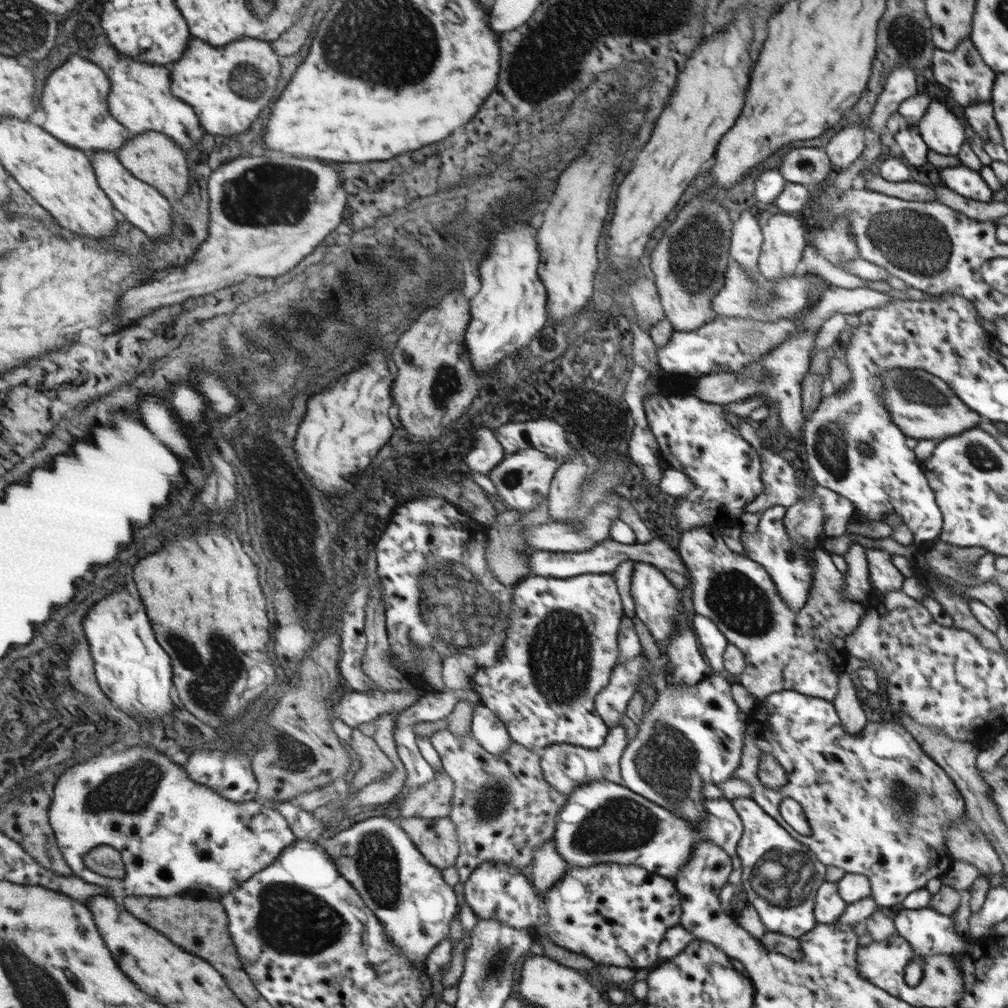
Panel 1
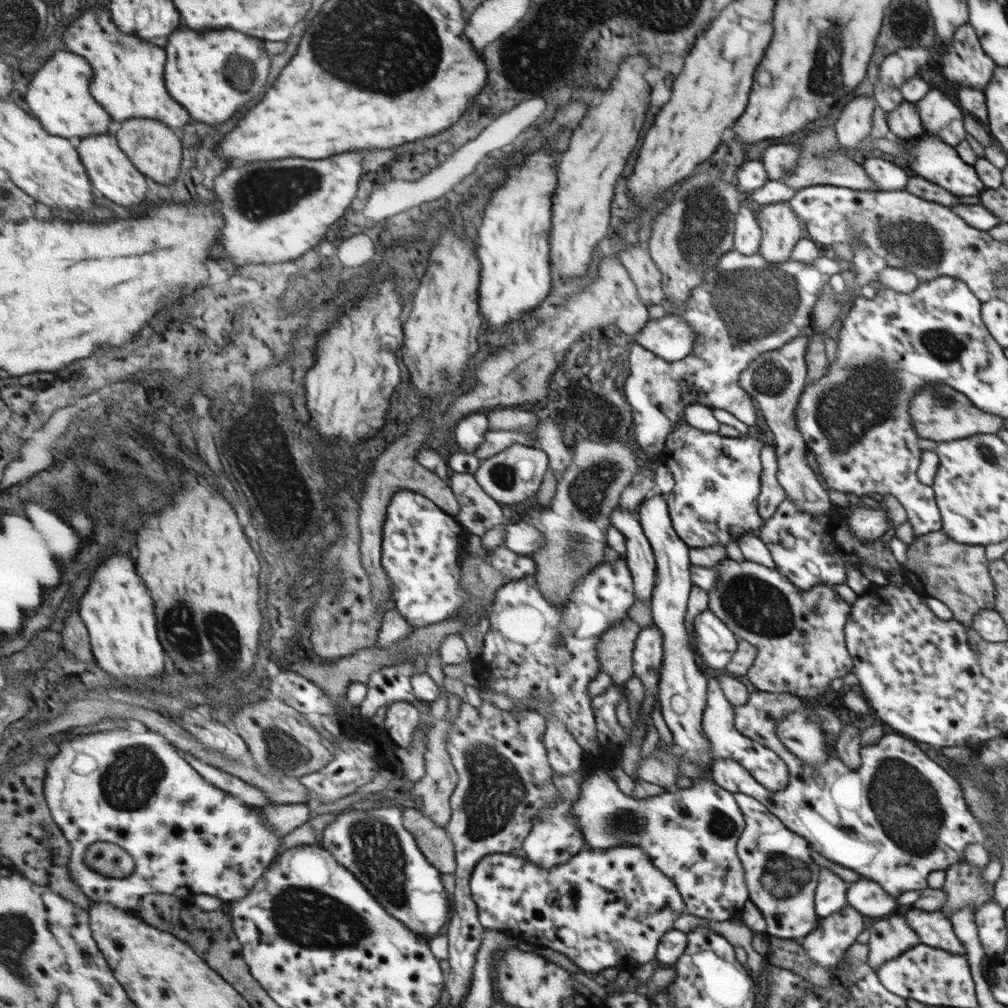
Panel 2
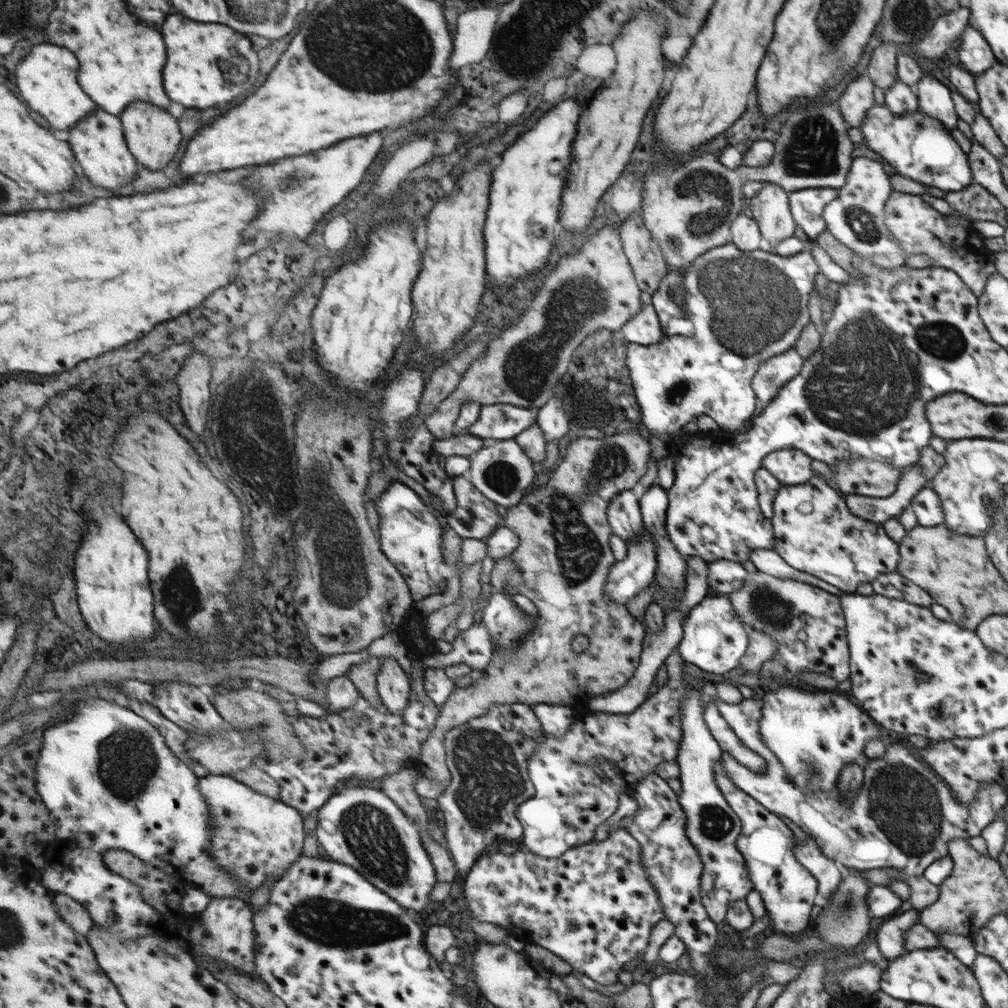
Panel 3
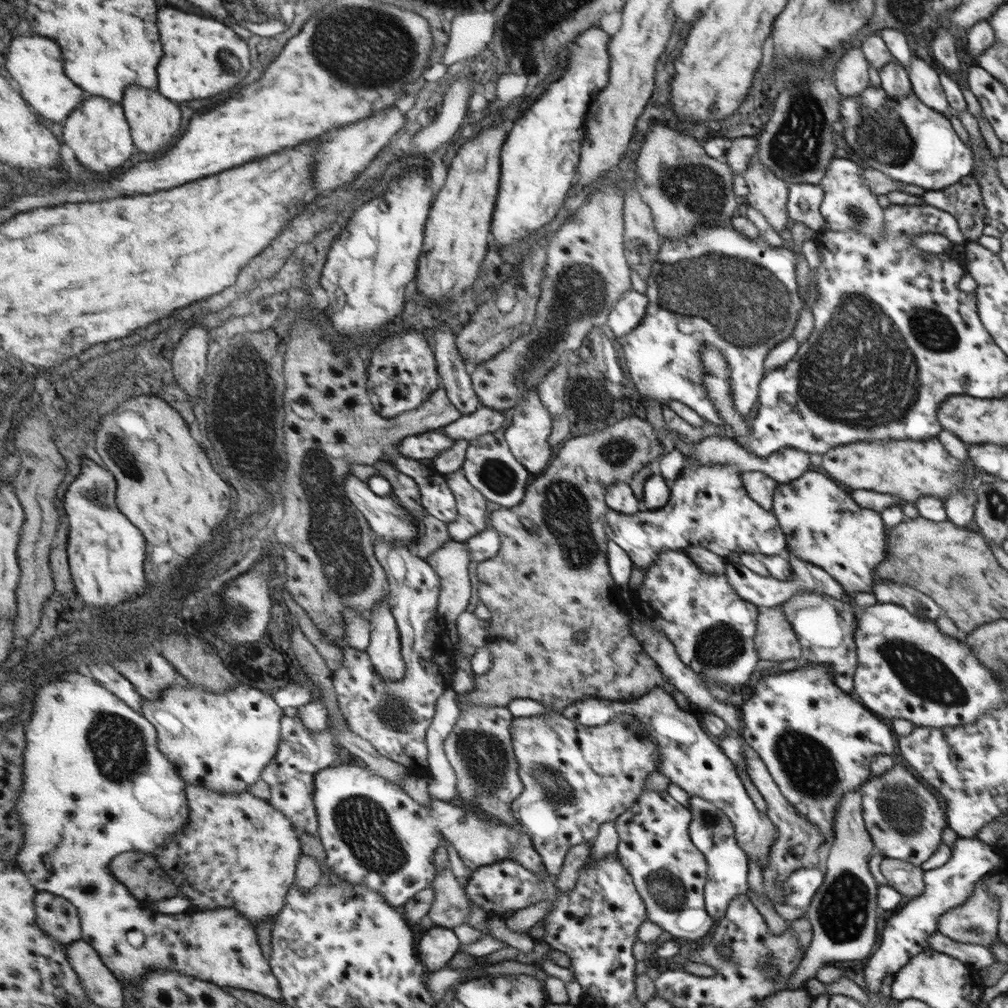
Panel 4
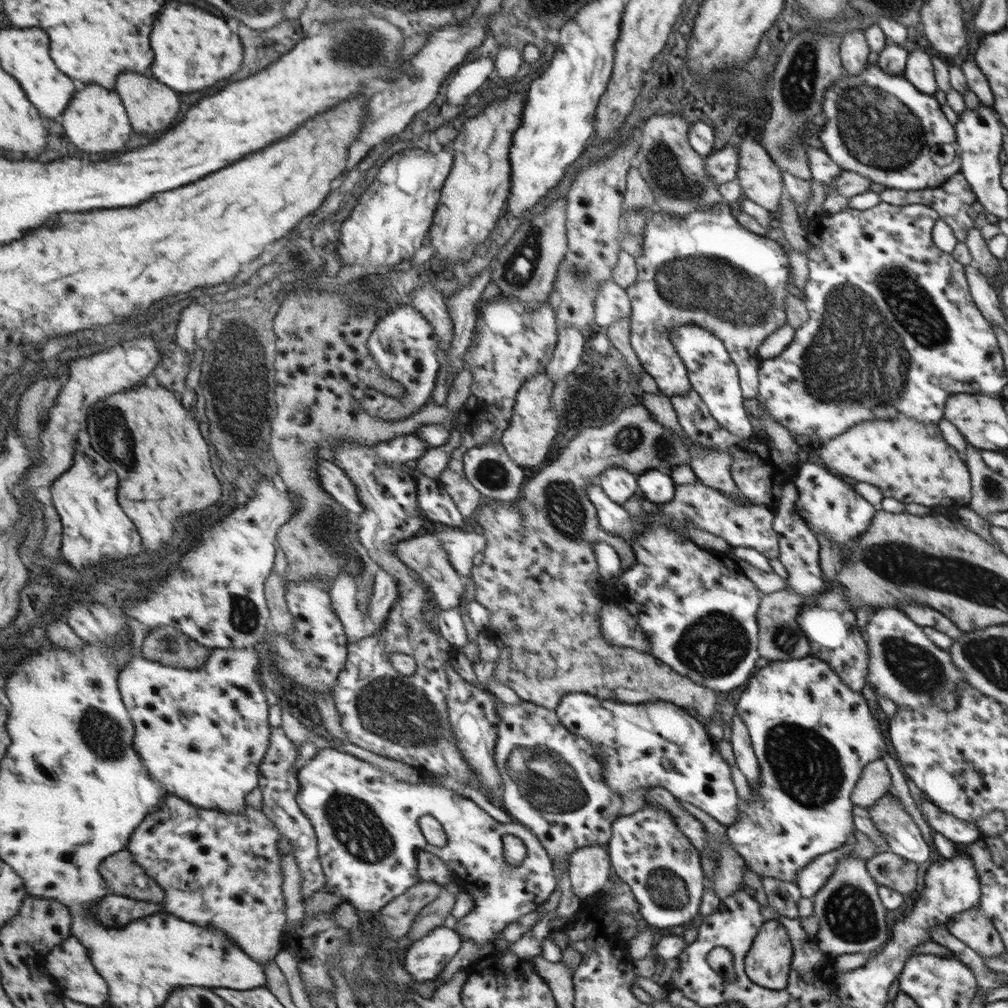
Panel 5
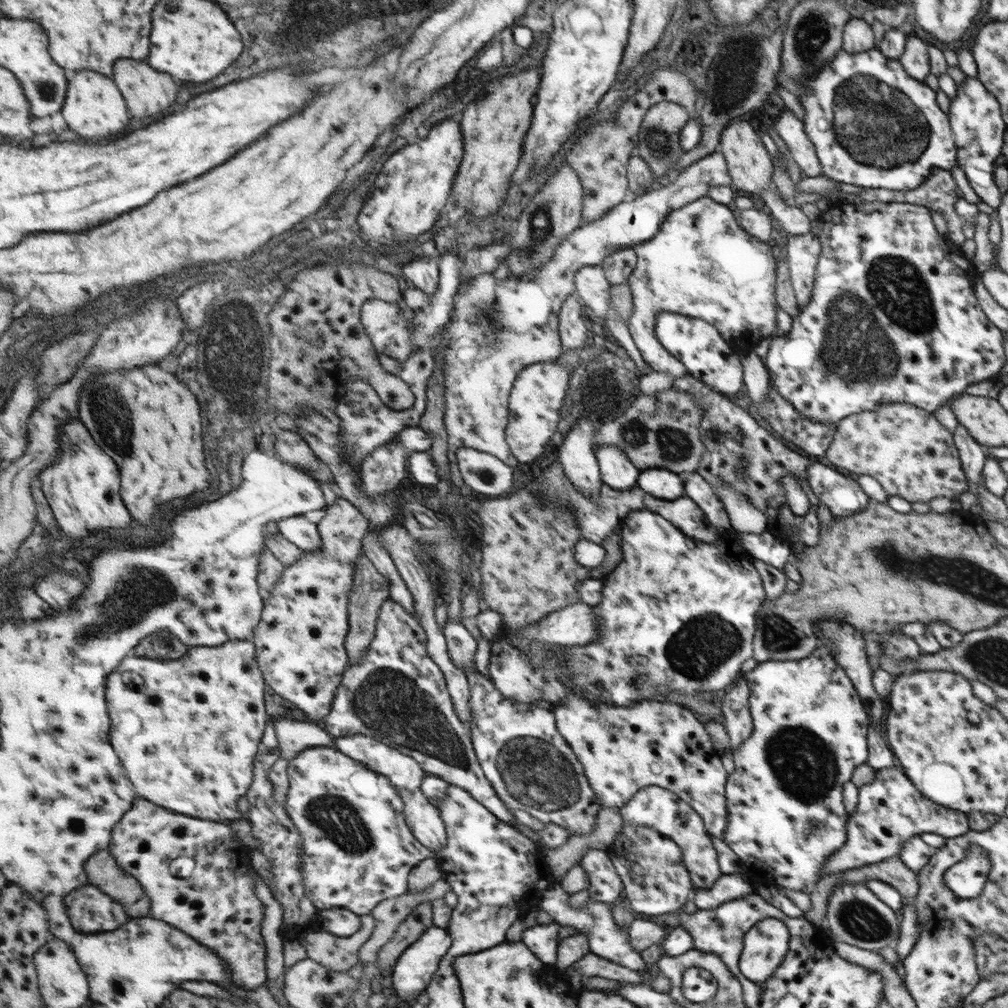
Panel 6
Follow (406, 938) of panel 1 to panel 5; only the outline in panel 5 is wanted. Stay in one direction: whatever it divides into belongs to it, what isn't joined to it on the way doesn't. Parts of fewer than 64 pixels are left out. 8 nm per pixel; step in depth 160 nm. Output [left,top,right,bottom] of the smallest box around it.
[297,747,557,946]

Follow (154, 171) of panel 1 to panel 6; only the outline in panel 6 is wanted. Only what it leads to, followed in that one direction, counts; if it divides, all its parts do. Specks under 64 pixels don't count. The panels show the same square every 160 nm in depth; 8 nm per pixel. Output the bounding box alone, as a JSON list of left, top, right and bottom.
[114,59,179,118]

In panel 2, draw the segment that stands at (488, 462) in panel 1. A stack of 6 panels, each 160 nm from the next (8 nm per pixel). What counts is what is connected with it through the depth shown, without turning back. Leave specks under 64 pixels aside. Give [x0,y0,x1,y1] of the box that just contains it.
[454,412,488,454]

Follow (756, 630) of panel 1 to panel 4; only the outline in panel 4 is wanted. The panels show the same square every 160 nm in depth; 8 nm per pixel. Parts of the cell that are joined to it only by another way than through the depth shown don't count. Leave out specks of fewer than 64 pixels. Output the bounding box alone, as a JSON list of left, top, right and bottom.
[779,592,856,692]

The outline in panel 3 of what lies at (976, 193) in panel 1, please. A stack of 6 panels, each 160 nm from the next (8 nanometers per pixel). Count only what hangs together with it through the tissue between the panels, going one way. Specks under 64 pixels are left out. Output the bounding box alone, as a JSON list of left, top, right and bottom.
[860,105,972,192]

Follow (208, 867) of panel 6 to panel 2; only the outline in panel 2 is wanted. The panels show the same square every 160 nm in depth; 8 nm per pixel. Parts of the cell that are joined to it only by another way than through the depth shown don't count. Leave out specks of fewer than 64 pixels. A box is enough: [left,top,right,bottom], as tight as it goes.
[257,803,312,837]

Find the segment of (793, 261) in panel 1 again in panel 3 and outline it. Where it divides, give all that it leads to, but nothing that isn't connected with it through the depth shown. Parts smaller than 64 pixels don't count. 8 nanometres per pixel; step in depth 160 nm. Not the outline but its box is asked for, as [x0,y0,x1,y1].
[747,183,795,252]

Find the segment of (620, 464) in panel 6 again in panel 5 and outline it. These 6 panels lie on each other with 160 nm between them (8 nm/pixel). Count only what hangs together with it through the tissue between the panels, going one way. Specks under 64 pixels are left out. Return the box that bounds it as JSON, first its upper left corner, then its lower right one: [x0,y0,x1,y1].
[597,465,637,505]

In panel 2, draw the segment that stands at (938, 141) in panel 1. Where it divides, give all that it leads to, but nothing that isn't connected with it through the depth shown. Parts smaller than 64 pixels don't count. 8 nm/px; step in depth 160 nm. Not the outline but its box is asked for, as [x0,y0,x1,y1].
[916,88,965,148]

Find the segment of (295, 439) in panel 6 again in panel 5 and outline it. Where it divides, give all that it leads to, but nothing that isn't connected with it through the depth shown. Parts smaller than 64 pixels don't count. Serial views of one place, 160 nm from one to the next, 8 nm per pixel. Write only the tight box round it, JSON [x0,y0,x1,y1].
[318,459,364,515]

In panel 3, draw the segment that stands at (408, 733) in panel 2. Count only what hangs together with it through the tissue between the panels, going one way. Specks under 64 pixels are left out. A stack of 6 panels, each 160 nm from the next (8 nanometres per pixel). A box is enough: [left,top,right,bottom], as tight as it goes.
[375,656,409,714]

